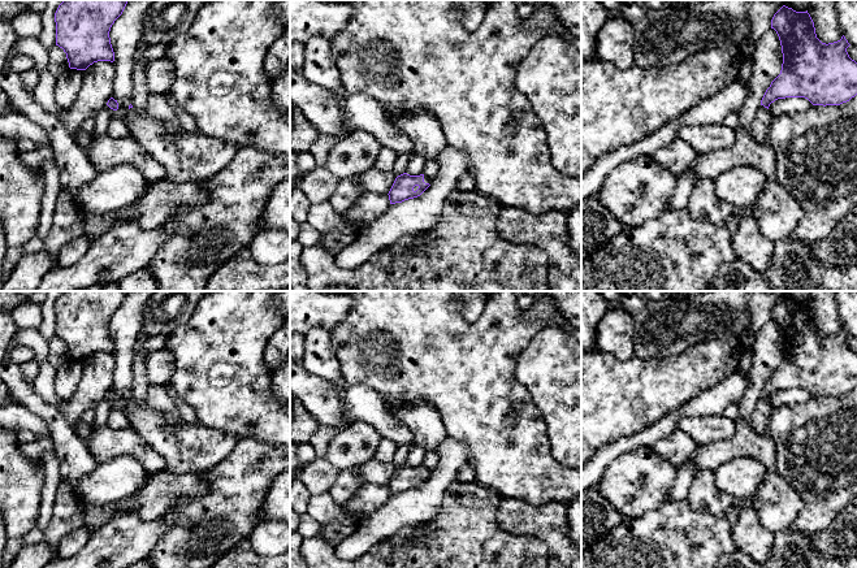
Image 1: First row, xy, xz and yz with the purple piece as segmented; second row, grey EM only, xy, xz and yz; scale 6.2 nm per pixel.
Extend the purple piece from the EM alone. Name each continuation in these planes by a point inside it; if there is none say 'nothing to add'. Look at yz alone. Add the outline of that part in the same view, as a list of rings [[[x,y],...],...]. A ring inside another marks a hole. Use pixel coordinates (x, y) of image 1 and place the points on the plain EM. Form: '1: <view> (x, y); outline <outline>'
1: yz (761, 415); outline [[[759,396],[750,416],[752,426],[757,433],[769,435],[767,428],[772,411],[774,407],[771,403],[763,396]]]

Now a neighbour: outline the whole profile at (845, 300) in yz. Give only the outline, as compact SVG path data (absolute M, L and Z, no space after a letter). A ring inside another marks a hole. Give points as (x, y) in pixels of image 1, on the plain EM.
M835 291L835 300L840 324L857 338L857 291Z

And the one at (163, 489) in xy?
M166 471L148 474L147 482L130 499L121 503L121 512L135 512L143 520L157 520L182 498L199 499L211 490L200 473L173 474Z

